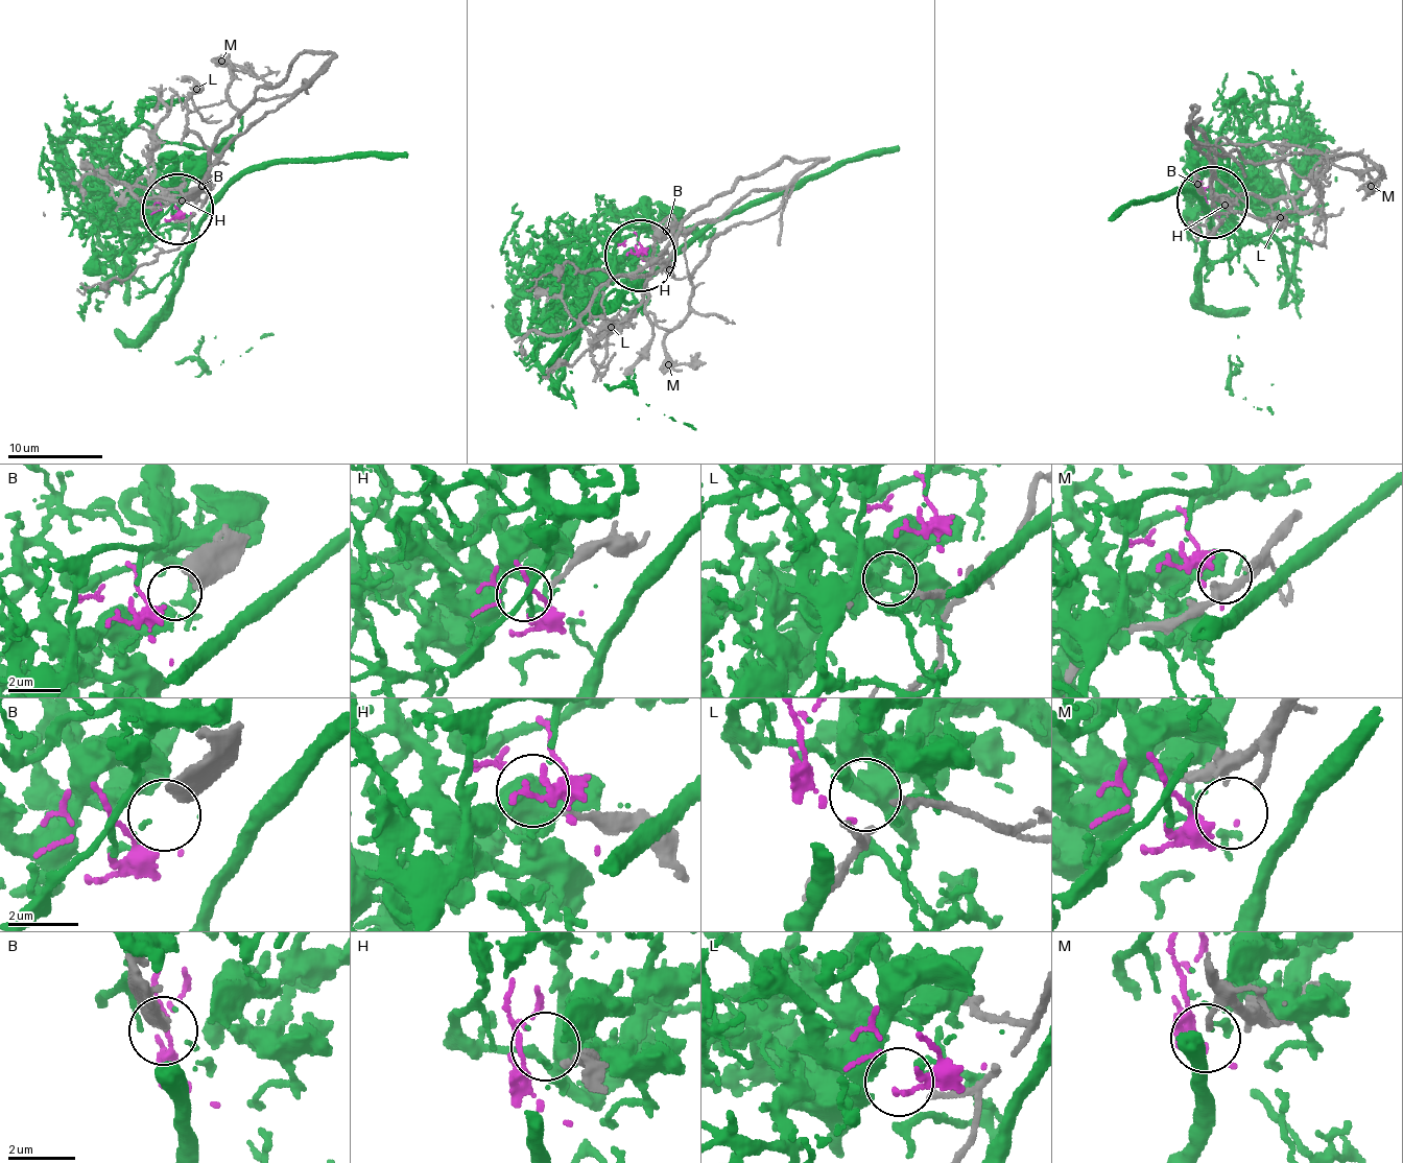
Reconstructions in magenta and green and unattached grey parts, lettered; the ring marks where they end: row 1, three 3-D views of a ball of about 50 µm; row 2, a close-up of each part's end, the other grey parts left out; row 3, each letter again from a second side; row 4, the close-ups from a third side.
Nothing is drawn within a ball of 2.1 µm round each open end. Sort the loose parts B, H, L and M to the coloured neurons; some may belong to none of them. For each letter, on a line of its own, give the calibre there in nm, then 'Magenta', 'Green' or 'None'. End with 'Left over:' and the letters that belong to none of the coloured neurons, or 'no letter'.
B: Thickness 550 nm. Green
H: Thickness 180 nm. None
L: Thickness 190 nm. None
M: Thickness 150 nm. Magenta
Left over: H, L

